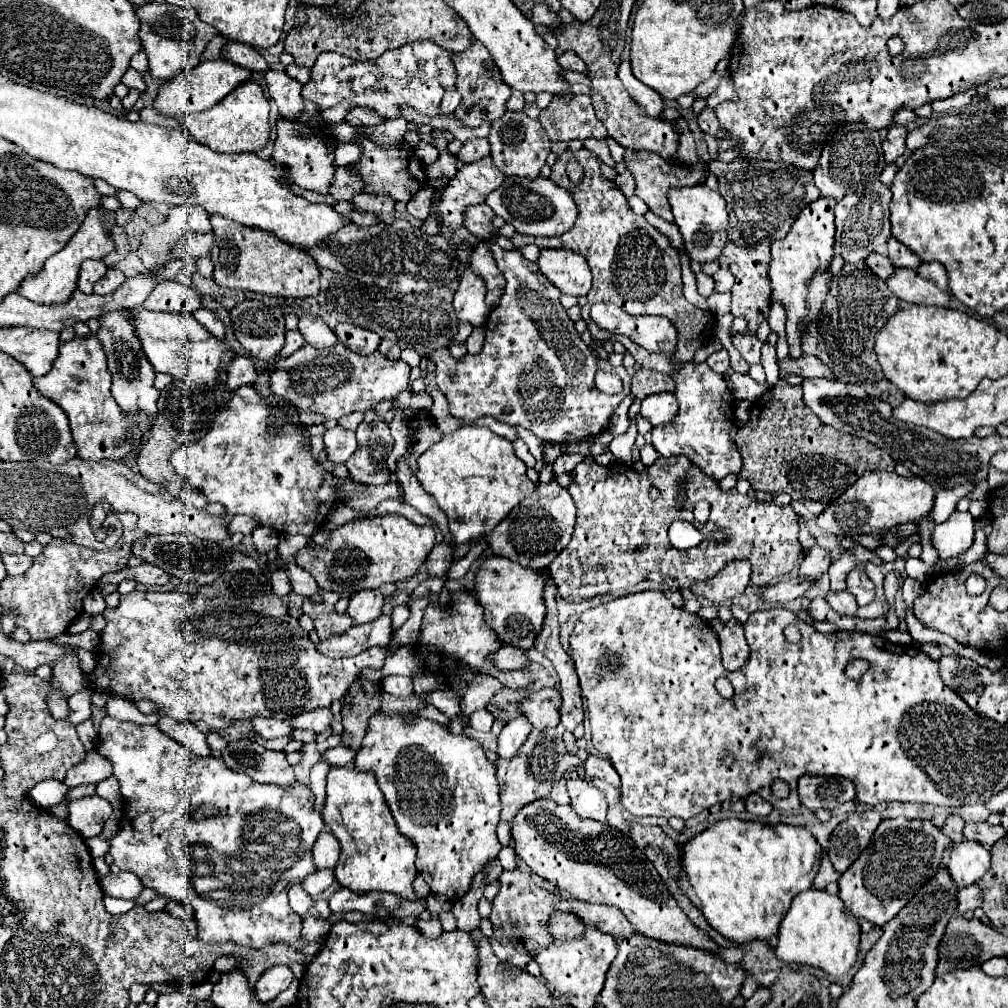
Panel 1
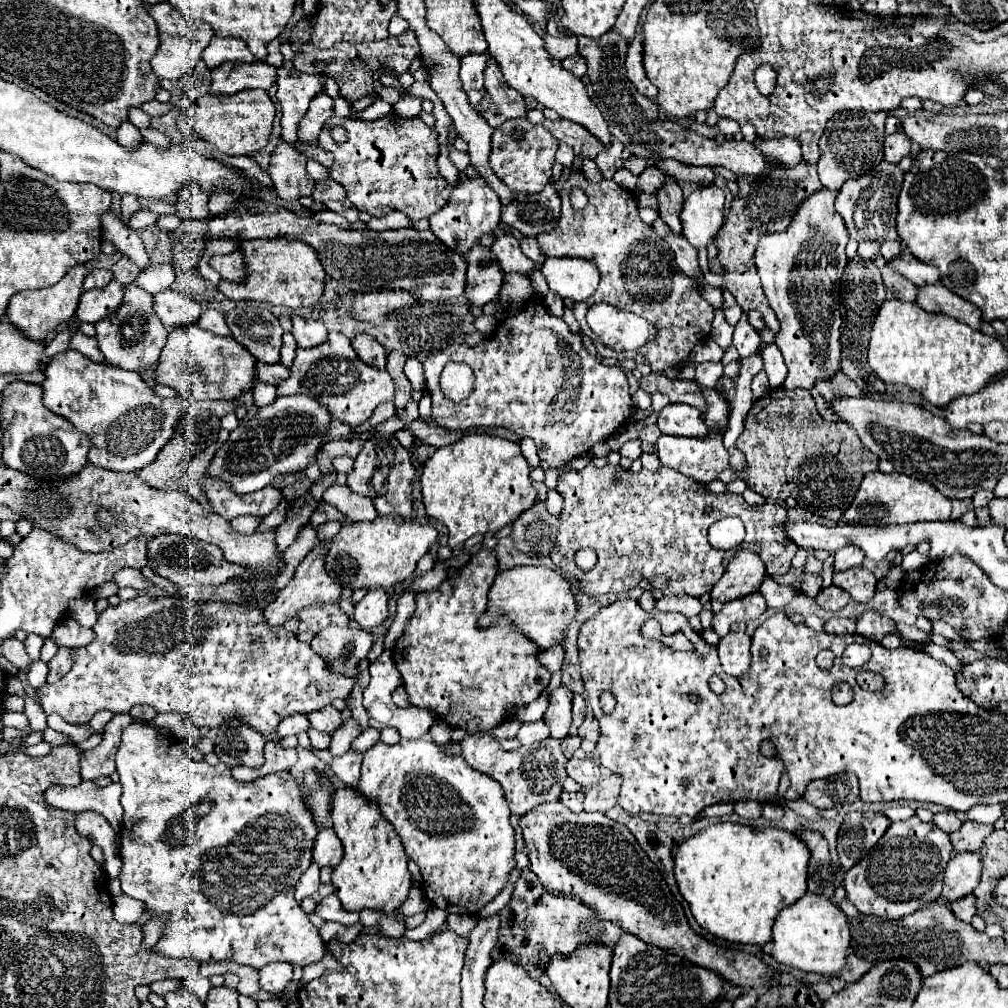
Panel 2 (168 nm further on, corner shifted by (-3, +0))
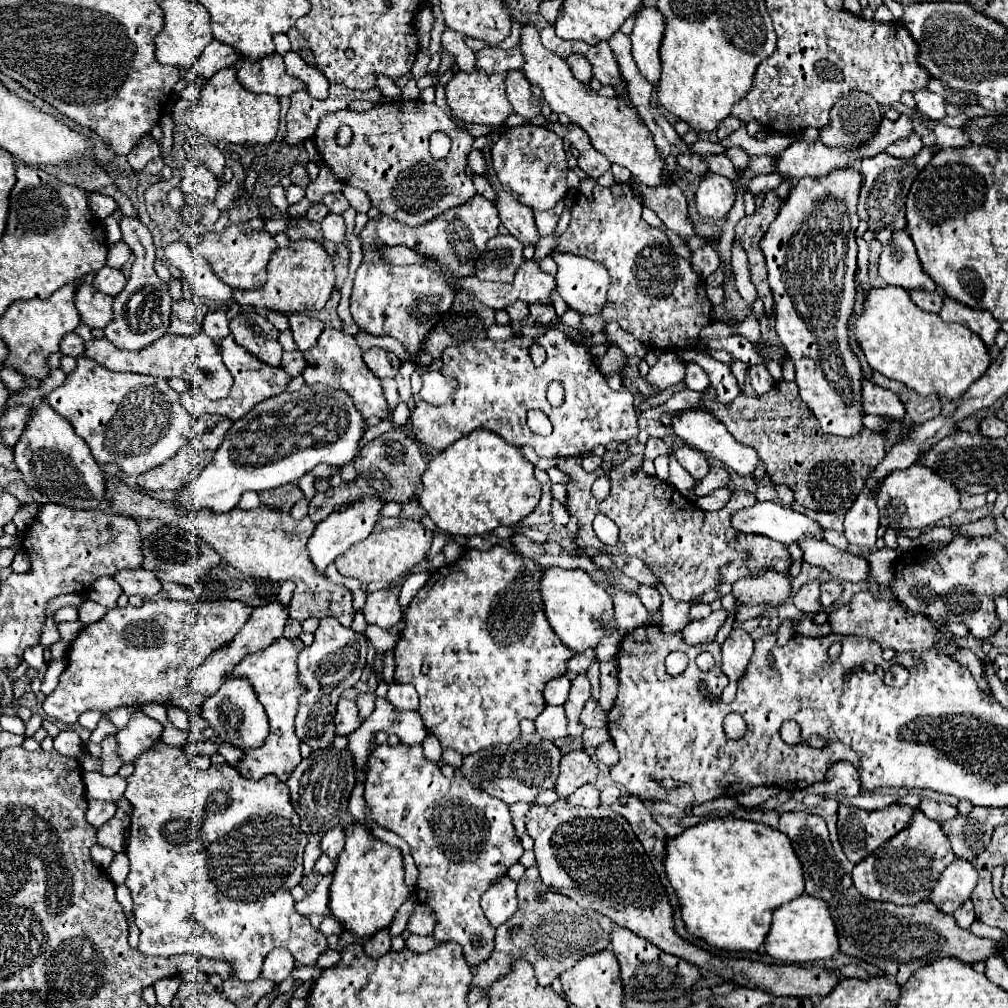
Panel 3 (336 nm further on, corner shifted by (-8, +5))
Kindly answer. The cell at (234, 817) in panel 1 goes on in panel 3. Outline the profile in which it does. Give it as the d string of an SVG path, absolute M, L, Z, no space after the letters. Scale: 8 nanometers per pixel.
M158 741L158 745L154 745L148 753L142 753L136 759L136 771L126 781L128 781L126 799L134 805L132 821L134 821L136 831L132 829L132 823L130 823L130 843L126 849L128 859L130 859L130 873L126 877L128 883L124 881L124 885L130 889L132 901L134 901L134 919L136 919L136 927L140 929L140 943L138 943L140 953L144 953L144 955L198 953L198 955L204 955L214 961L230 963L234 975L246 983L260 977L264 957L276 947L288 949L294 955L294 959L302 965L314 965L318 961L320 953L324 953L328 949L324 935L318 929L314 929L306 917L300 917L294 911L296 901L290 895L290 889L294 885L298 885L304 875L302 873L302 855L304 855L304 847L306 847L306 843L304 843L306 835L300 831L300 819L288 801L288 787L284 783L276 781L276 777L264 777L264 781L248 781L248 779L240 777L240 773L236 773L236 769L232 769L230 765L198 771L194 765L190 765L190 761L186 759L184 751L180 747L170 747L170 745L164 745L162 741Z

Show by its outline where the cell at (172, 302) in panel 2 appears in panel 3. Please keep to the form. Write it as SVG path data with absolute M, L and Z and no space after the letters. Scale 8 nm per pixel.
M178 301L172 305L172 317L168 333L172 335L194 335L202 331L204 315L208 307L200 301Z

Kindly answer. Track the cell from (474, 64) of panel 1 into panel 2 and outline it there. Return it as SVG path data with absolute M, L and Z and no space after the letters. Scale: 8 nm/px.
M493 58L487 60L487 68L483 76L485 76L485 92L491 96L489 108L481 112L487 124L499 128L505 120L525 118L527 108L523 104L523 96L503 82L503 74Z

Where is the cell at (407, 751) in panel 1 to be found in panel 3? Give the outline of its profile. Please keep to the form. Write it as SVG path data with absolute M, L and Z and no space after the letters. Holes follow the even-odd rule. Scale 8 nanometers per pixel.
M398 743L396 747L378 745L370 755L370 771L364 785L364 799L370 807L370 815L376 825L394 831L410 845L410 855L418 867L418 881L416 881L416 897L420 903L432 907L436 915L434 925L434 941L438 945L454 941L464 947L464 959L468 965L480 965L490 959L494 951L494 935L496 929L486 921L486 915L480 909L480 897L502 877L506 875L508 867L518 863L520 855L524 853L520 839L514 833L512 819L508 813L508 805L496 797L488 797L480 793L480 789L468 785L464 779L444 777L436 763L430 763L422 755L422 747L406 747ZM472 937L482 937L482 947L472 947Z

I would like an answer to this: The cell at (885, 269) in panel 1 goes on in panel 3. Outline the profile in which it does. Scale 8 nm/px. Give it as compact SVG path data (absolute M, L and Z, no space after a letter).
M916 291L916 293L910 293L910 297L920 309L924 309L928 313L940 313L942 301L944 301L944 297L940 297L938 291L934 291L934 293L920 293L920 291Z

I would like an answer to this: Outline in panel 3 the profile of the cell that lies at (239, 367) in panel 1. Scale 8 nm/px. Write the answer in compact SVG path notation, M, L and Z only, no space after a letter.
M300 351L284 353L284 357L282 357L282 367L284 367L284 371L286 371L290 377L302 375L302 371L304 371L304 367L306 367L304 353L300 353Z

